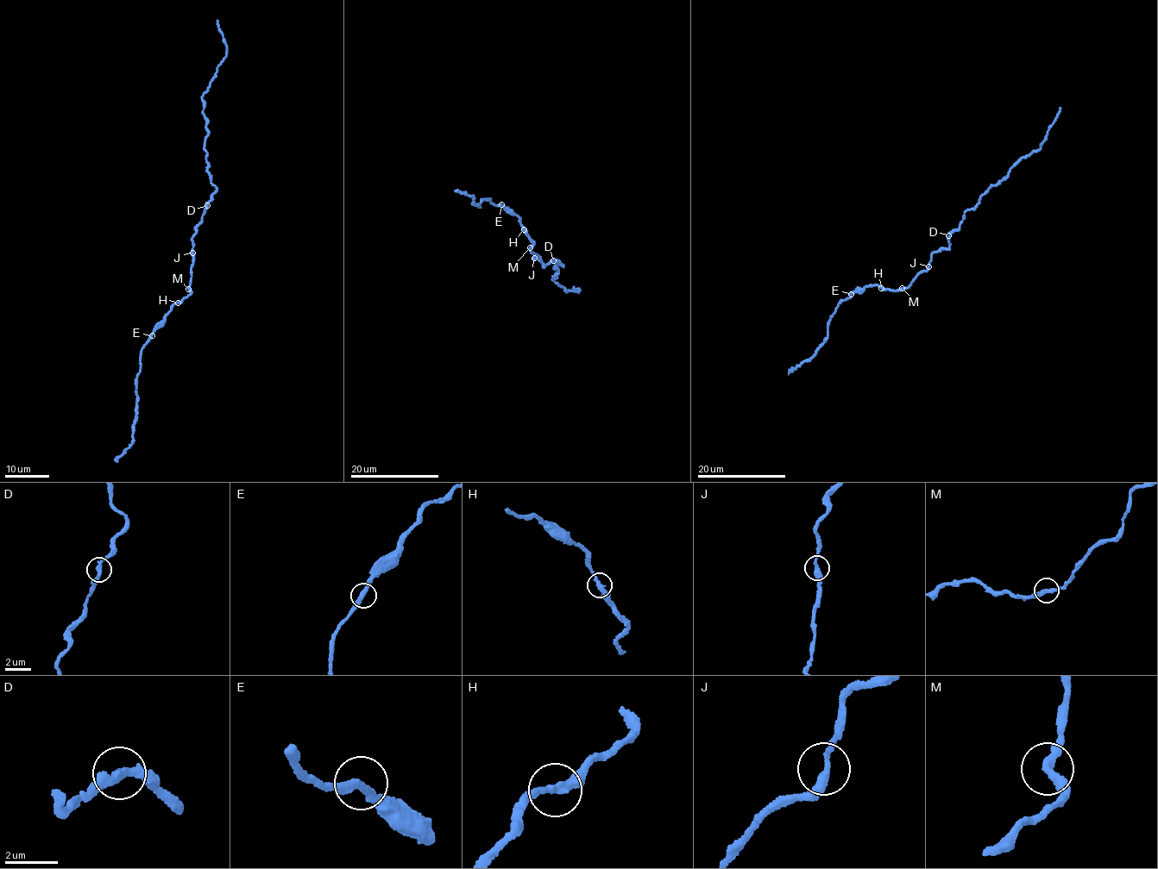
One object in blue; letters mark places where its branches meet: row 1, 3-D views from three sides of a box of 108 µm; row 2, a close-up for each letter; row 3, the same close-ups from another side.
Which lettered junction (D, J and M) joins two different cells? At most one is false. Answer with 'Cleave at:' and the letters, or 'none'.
Cleave at: none

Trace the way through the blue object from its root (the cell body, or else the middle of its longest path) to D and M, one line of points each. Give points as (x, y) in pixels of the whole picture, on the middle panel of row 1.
D: (535, 258), (537, 255), (544, 266), (553, 260)
M: (535, 258), (529, 247)

